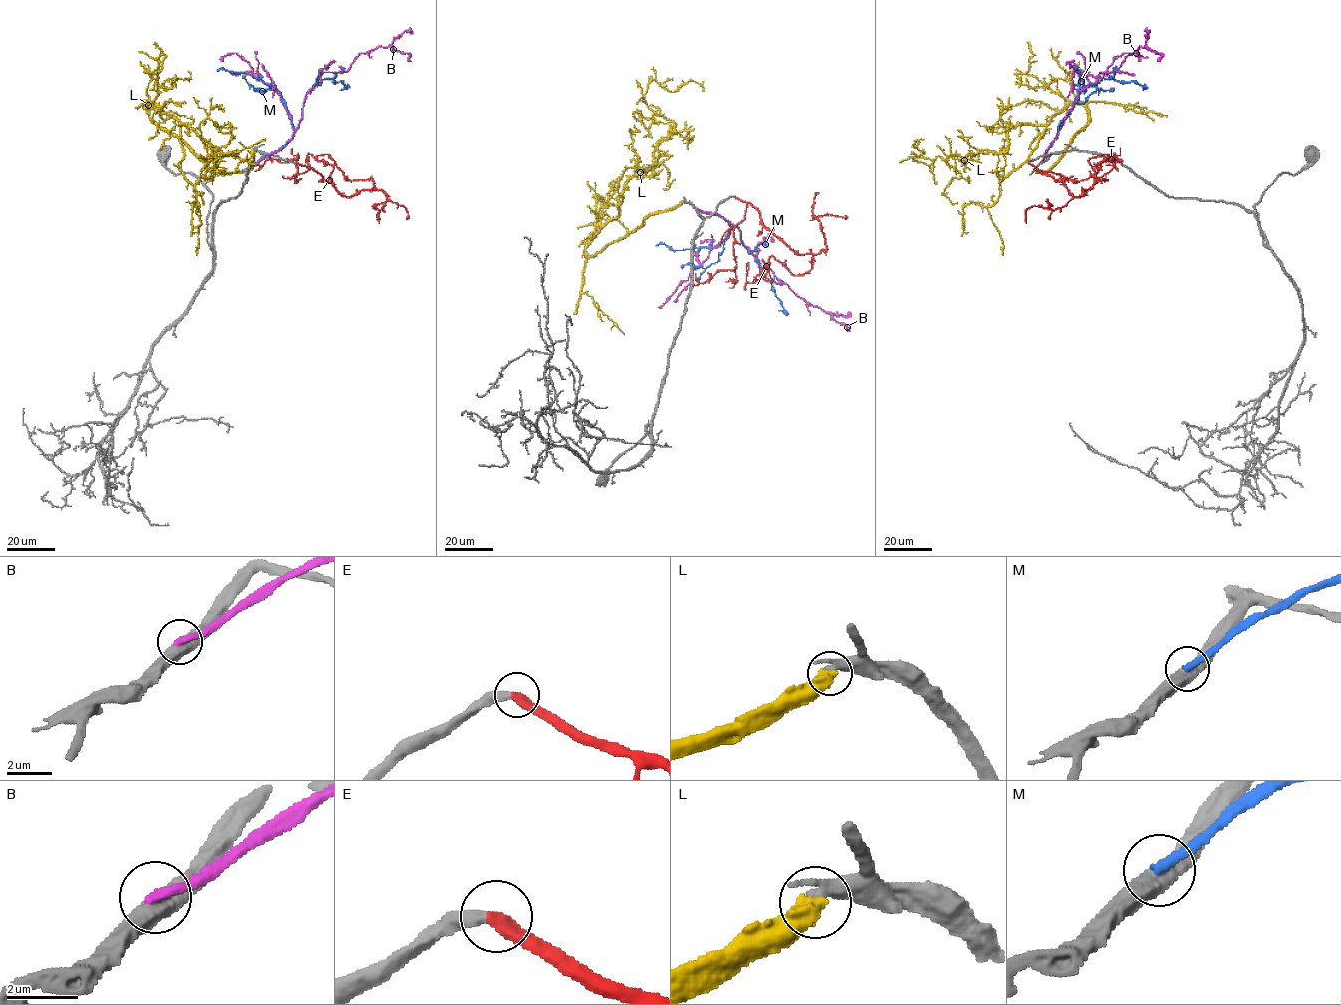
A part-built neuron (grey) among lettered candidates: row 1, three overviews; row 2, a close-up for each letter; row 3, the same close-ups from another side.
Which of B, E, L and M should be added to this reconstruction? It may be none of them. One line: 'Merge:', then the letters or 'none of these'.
Merge: E

